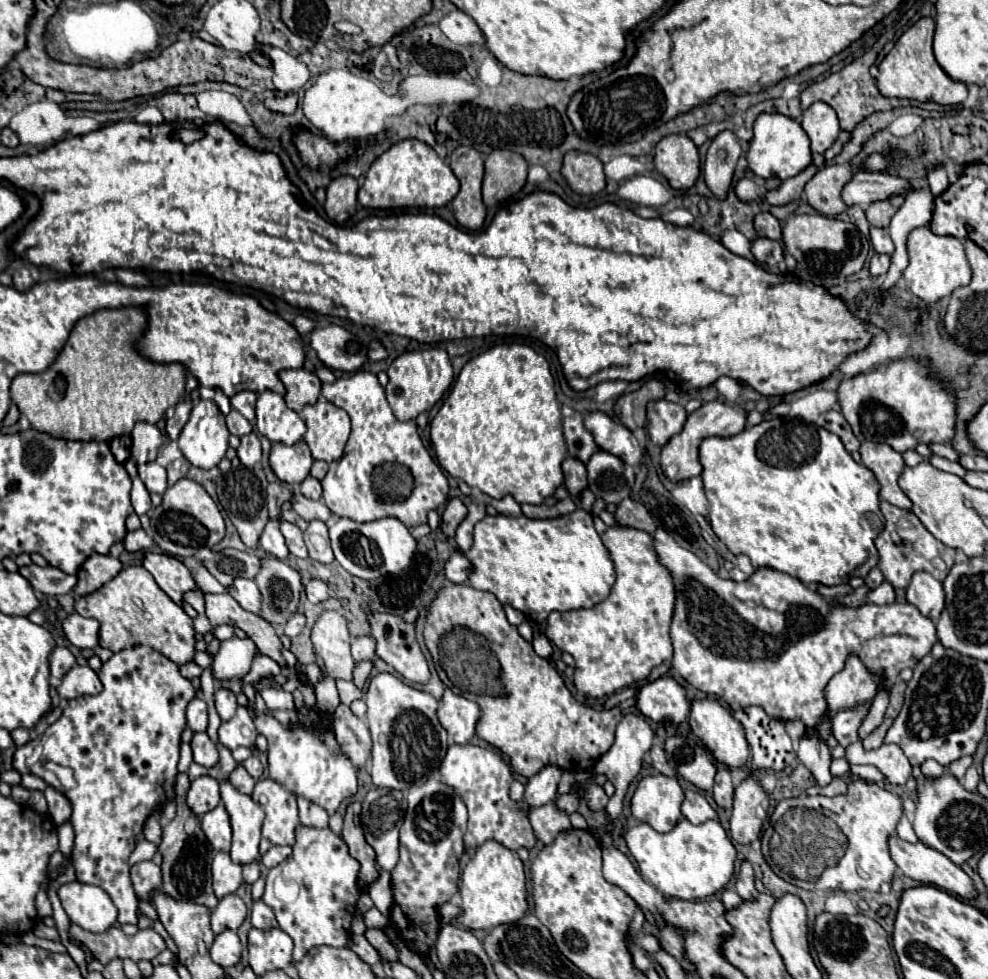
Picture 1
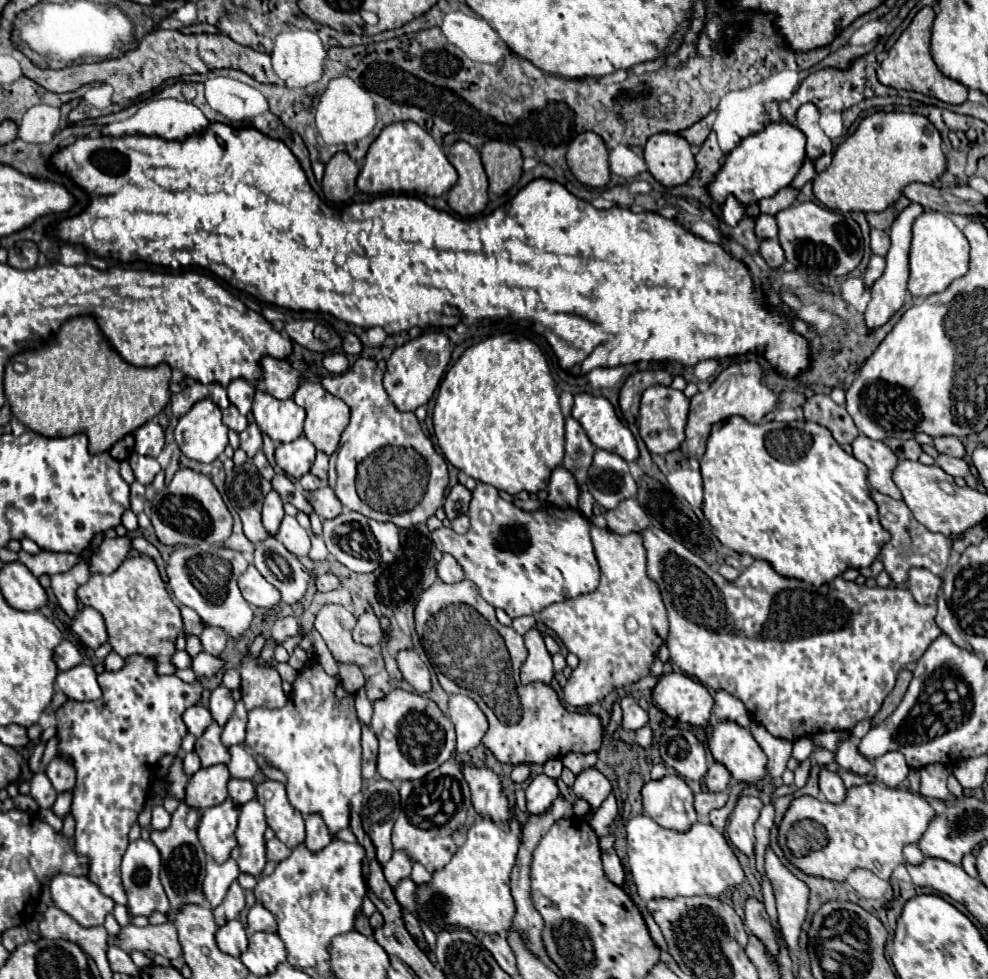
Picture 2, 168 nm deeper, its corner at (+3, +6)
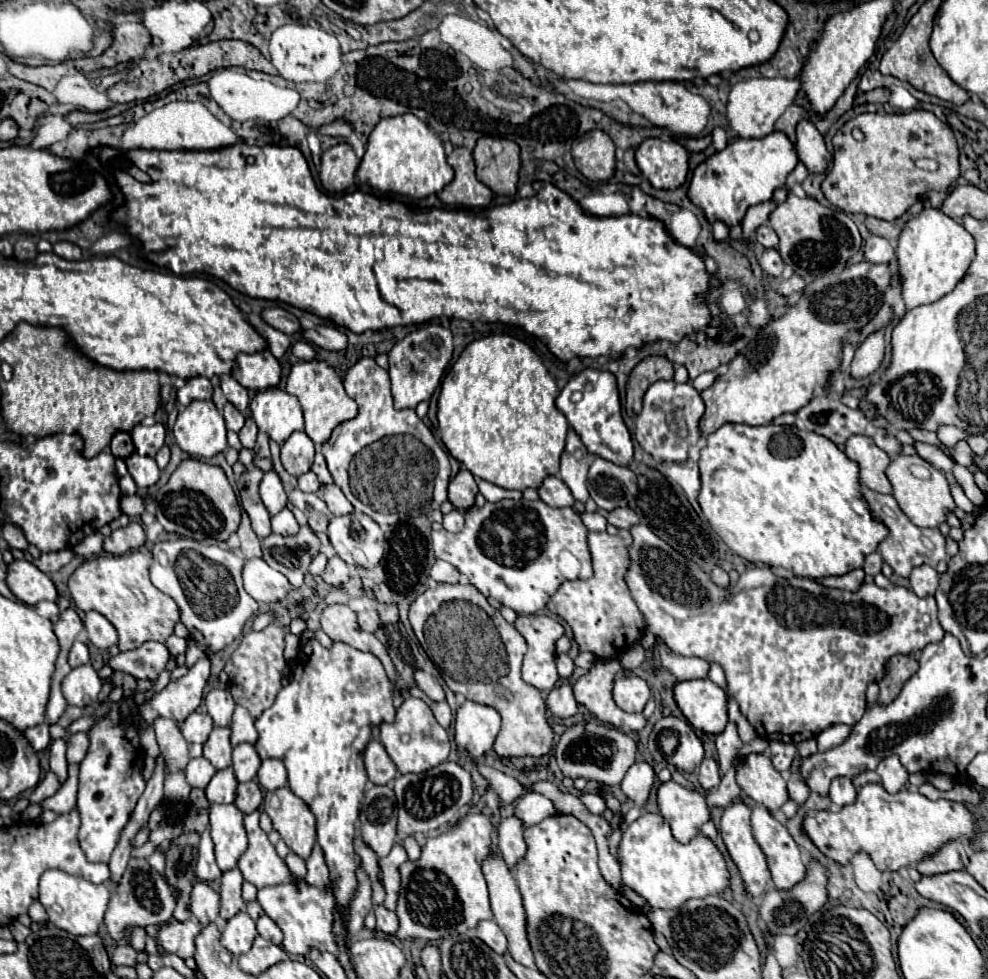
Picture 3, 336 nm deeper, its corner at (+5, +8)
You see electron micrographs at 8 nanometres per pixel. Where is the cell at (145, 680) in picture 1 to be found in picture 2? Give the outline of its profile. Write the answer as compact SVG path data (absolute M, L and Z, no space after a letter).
M128 656L124 666L116 672L104 670L98 676L102 698L92 702L68 700L56 712L56 738L64 758L76 768L76 786L72 792L72 816L76 820L76 854L88 858L88 880L100 886L116 904L128 906L124 886L120 880L120 860L128 848L128 832L138 822L138 814L144 808L150 792L156 764L162 756L176 756L182 748L182 738L188 732L182 722L182 714L188 706L198 704L202 688L200 684L184 684L178 676L160 676L156 672L156 660L150 656Z

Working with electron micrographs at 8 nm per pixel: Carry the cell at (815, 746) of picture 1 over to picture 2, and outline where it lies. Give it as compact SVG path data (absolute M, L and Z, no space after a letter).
M820 768L820 774L818 774L818 782L820 782L820 792L824 794L824 798L828 802L842 802L844 800L844 794L846 794L846 788L840 780L840 776L828 768Z

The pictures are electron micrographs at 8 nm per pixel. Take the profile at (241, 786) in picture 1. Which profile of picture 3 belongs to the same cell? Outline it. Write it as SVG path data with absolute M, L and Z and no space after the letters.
M250 780L250 782L244 782L244 784L238 784L238 794L236 794L236 806L242 814L250 814L254 810L258 810L262 806L262 800L264 800L264 794L260 790L260 784Z

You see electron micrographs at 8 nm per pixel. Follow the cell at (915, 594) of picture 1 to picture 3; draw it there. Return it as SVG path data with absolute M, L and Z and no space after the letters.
M918 566L912 570L912 576L910 576L910 586L914 590L916 596L920 598L926 598L926 596L934 596L936 588L938 588L938 582L940 582L940 576L938 572L932 568L932 566Z

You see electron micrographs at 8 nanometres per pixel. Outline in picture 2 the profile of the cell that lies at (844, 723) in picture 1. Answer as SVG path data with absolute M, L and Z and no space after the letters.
M646 528L642 532L642 538L644 538L646 552L648 552L648 576L658 584L662 598L664 598L666 612L668 612L670 636L666 640L666 646L670 650L672 662L676 666L680 666L680 670L684 674L702 682L706 688L724 690L724 692L736 696L738 700L742 700L746 710L750 712L752 720L762 724L770 734L784 738L784 740L790 740L790 742L798 740L800 736L818 734L818 732L826 732L826 730L852 730L856 726L856 722L872 720L872 716L880 710L884 698L892 692L898 672L908 662L916 662L926 652L928 644L934 642L942 632L934 622L936 606L918 604L906 588L890 588L890 586L888 588L868 588L868 586L860 586L856 582L848 582L844 578L836 578L830 584L816 588L816 586L812 586L804 580L786 578L786 576L778 574L766 560L754 560L752 566L744 571L735 580L735 583L728 582L718 572L714 572L698 554L690 552L686 546L676 542L668 532L664 532L660 528Z

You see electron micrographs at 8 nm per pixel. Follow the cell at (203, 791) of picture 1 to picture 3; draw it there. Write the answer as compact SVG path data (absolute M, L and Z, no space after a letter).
M224 768L212 776L210 784L206 786L206 796L210 802L232 804L234 794L236 794L236 786L238 786L238 780L234 778L232 768Z

